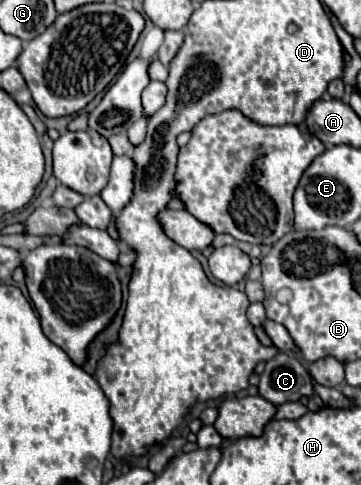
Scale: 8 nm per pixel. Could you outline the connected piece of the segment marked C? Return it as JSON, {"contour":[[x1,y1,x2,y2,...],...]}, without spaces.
{"contour":[[283,352,275,354,261,374,259,396,273,402,275,406,285,402,299,402,303,396,311,398,315,394,313,380,303,364,295,356]]}

